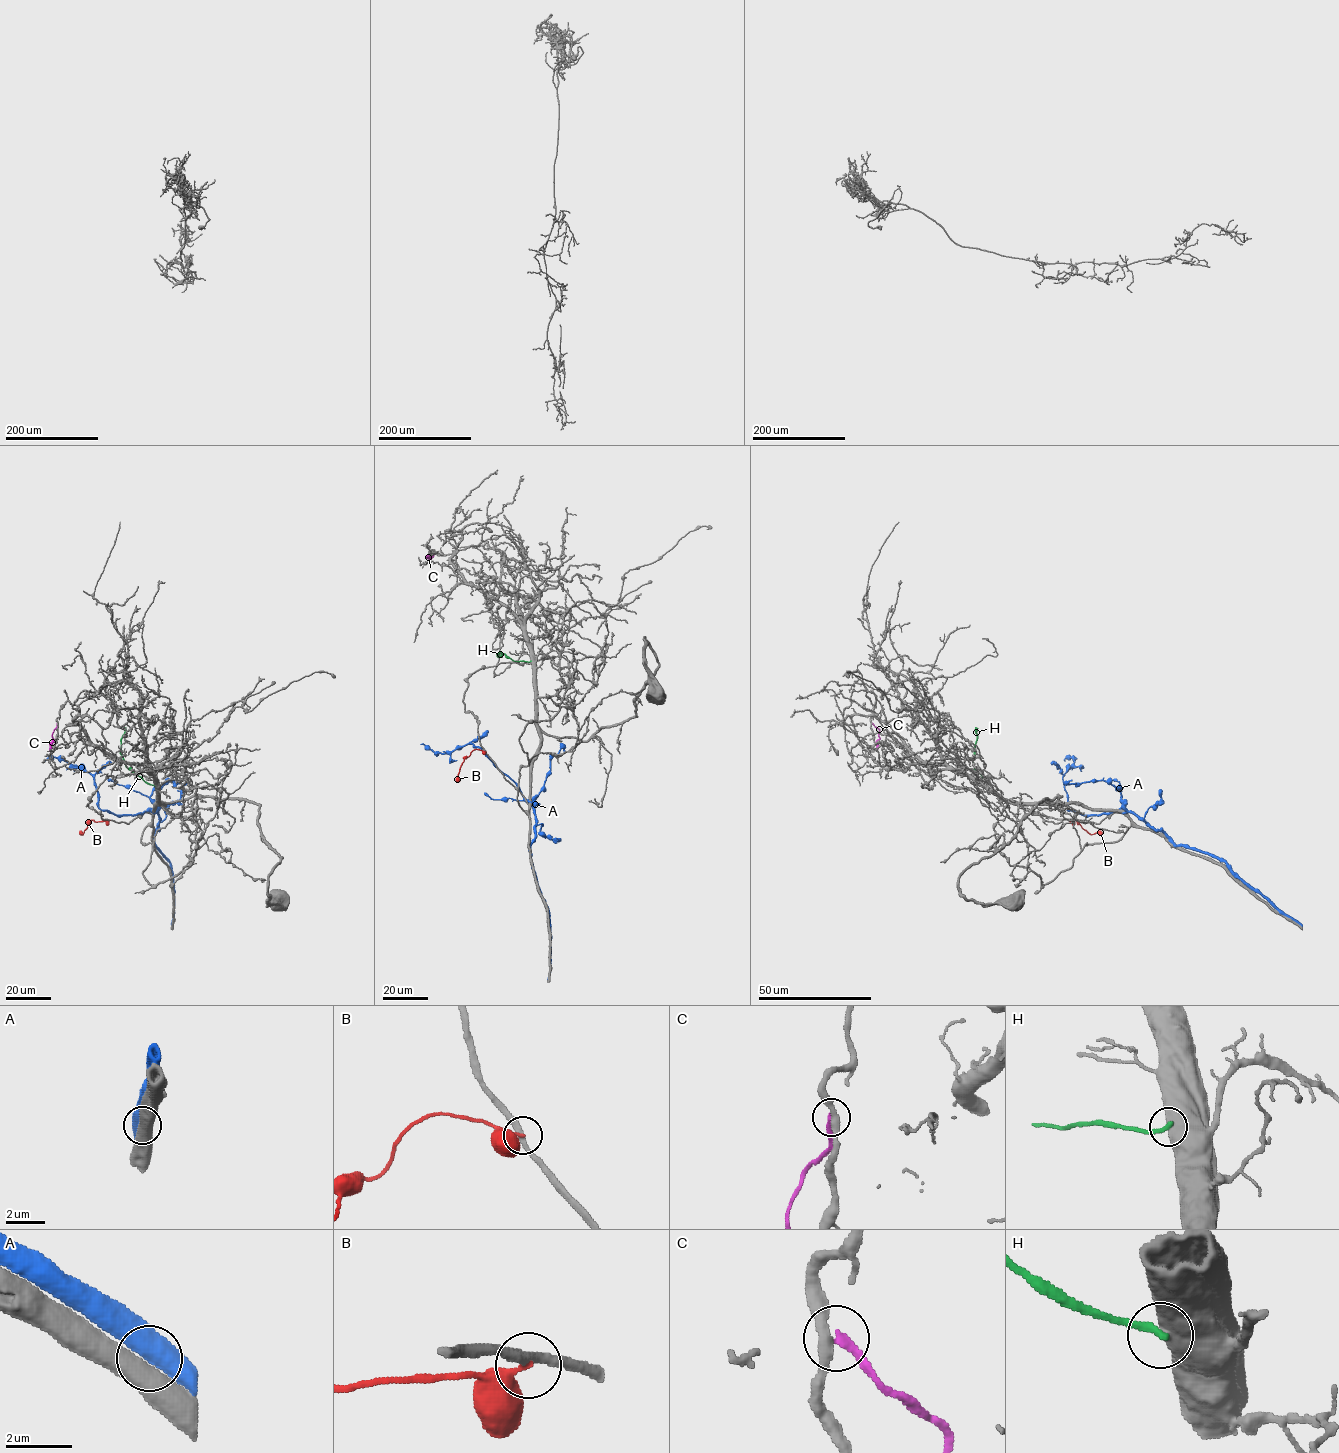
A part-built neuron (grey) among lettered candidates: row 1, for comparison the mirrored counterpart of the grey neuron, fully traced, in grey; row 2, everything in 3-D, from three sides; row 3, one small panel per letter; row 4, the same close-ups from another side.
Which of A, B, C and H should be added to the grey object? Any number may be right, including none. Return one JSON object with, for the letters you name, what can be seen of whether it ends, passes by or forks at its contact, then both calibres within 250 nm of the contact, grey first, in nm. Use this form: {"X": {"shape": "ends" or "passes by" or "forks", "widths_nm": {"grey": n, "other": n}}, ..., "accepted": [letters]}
{"accepted": []}

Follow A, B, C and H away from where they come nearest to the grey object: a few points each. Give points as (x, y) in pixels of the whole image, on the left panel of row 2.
A: (172, 924), (171, 864), (153, 840), (157, 813), (115, 815), (101, 810), (91, 775), (54, 757), (44, 761)
B: (109, 820), (92, 819), (81, 833)
C: (57, 723), (50, 751)
H: (154, 785), (147, 784), (125, 765), (121, 747), (125, 727)

